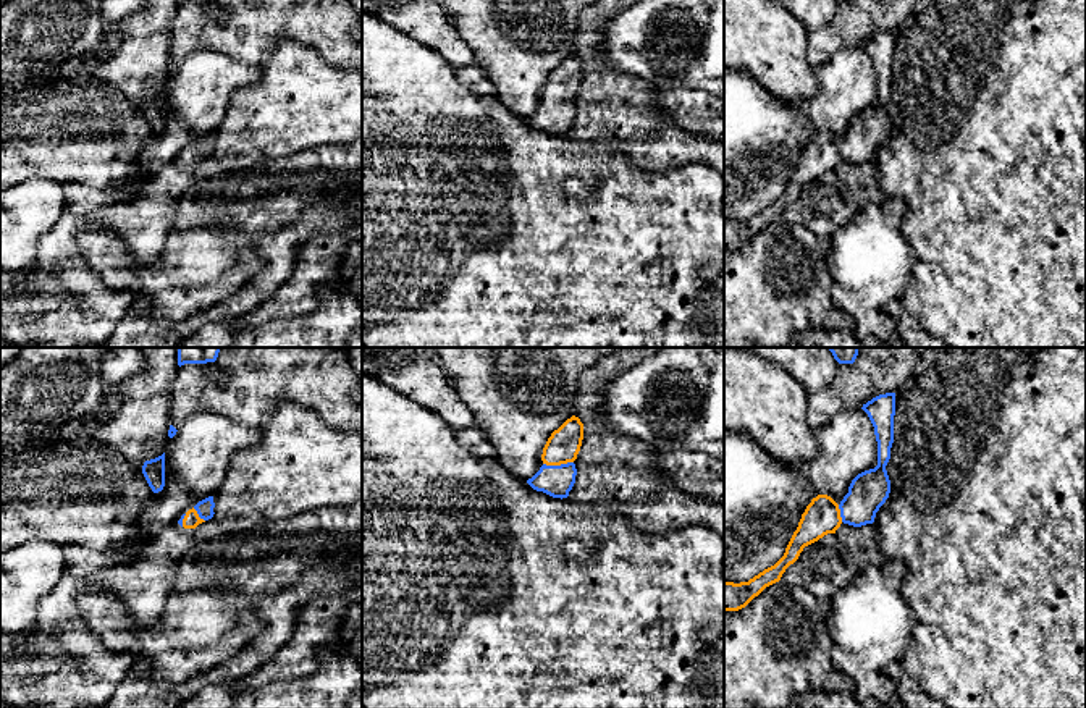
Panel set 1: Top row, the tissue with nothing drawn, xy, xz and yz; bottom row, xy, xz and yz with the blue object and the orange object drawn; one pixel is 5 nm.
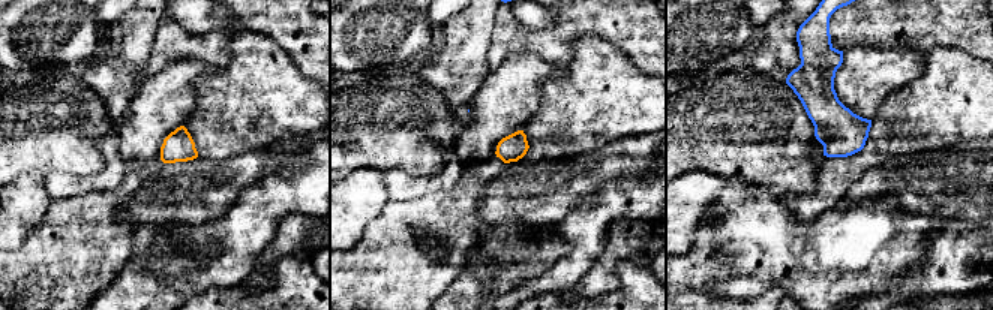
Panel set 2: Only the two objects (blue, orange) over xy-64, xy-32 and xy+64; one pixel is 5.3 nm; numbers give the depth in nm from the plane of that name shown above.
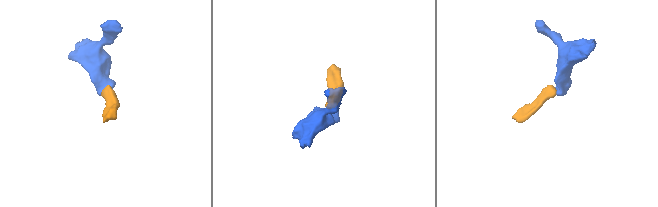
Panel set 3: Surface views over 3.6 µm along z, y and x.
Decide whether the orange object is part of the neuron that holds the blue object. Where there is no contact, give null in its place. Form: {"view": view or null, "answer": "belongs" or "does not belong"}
{"view": "xz", "answer": "belongs"}

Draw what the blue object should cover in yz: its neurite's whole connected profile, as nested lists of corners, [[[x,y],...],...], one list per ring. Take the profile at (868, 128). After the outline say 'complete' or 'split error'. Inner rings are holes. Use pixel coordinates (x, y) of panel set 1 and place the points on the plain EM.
[[[895,31],[879,32],[863,42],[861,47],[868,52],[874,65],[878,103],[858,112],[839,142],[827,133],[813,136],[802,152],[784,194],[774,204],[764,207],[748,220],[724,220],[724,249],[745,246],[766,225],[781,218],[785,207],[798,197],[805,184],[827,171],[836,171],[842,160],[853,165],[874,160],[876,150],[890,131],[886,103],[890,97],[894,81]]]; split error

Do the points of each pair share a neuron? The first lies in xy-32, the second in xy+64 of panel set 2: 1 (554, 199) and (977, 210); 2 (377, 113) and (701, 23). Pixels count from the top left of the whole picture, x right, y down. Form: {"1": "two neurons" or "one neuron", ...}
{"1": "one neuron", "2": "two neurons"}

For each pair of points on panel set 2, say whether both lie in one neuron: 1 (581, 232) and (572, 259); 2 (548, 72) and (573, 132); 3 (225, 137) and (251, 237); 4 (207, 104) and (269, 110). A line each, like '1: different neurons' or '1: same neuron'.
1: same neuron
2: different neurons
3: different neurons
4: same neuron

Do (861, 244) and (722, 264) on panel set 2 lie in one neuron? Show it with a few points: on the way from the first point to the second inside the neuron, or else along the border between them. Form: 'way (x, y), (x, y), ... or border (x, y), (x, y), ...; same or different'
way (827, 255), (756, 255); same

